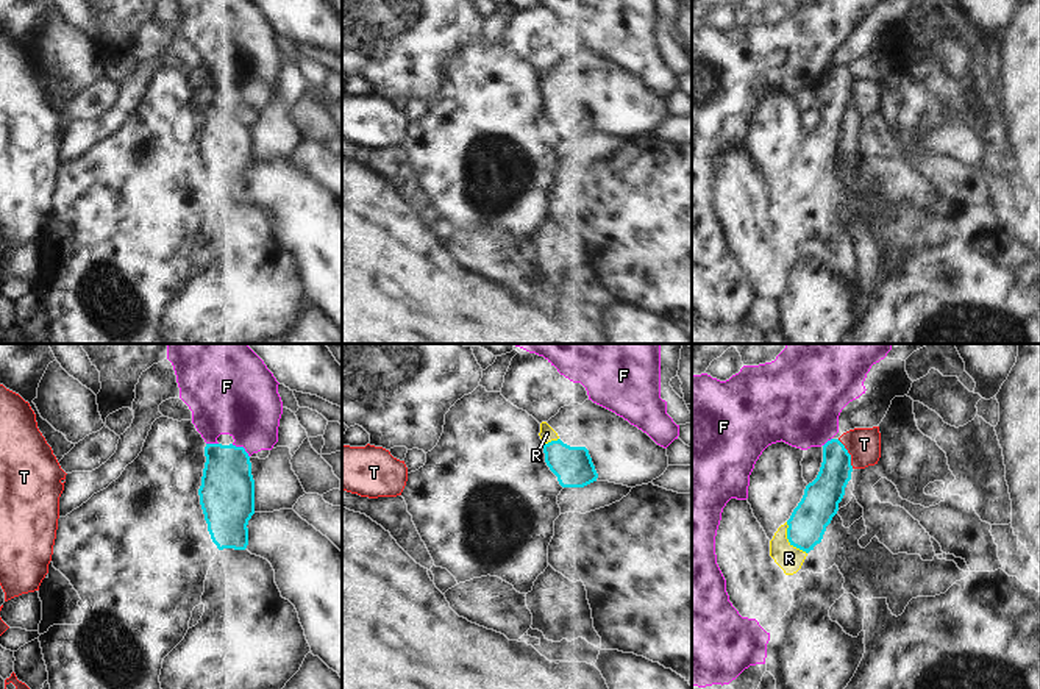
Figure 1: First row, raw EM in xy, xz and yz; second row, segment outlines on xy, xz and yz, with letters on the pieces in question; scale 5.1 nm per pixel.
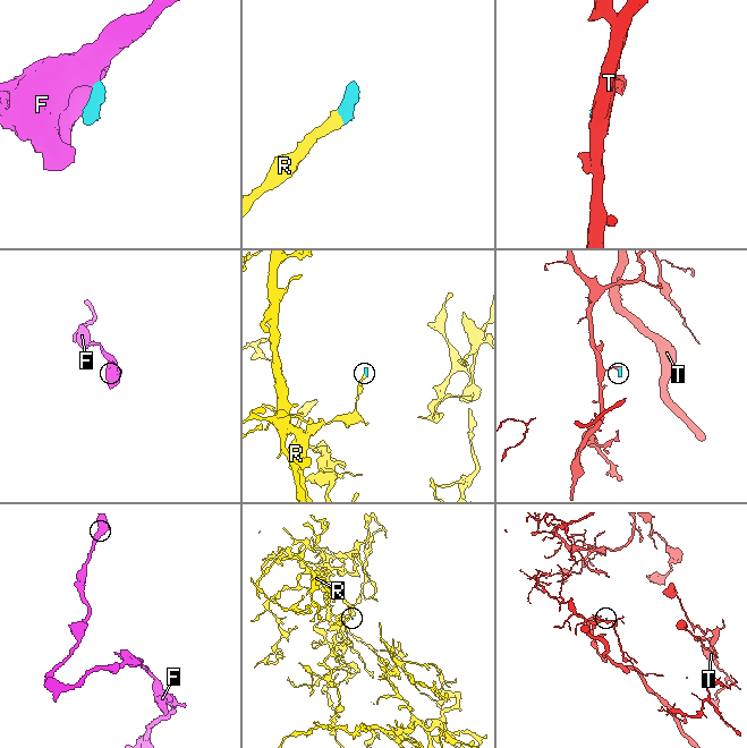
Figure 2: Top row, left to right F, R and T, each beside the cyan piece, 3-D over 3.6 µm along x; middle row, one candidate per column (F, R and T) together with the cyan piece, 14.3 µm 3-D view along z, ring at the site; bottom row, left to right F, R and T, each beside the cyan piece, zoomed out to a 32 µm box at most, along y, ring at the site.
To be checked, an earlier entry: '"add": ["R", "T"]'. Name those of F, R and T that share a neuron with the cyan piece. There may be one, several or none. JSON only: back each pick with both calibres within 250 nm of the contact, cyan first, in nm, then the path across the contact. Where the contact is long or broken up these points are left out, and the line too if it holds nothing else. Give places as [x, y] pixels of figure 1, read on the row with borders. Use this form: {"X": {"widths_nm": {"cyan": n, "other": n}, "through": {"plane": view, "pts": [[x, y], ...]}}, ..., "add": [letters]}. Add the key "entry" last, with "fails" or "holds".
{"R": {"widths_nm": {"cyan": 190, "other": 140}, "through": {"plane": "yz", "pts": [[808, 522], [789, 541], [789, 558]]}}, "add": ["R"], "entry": "fails"}

